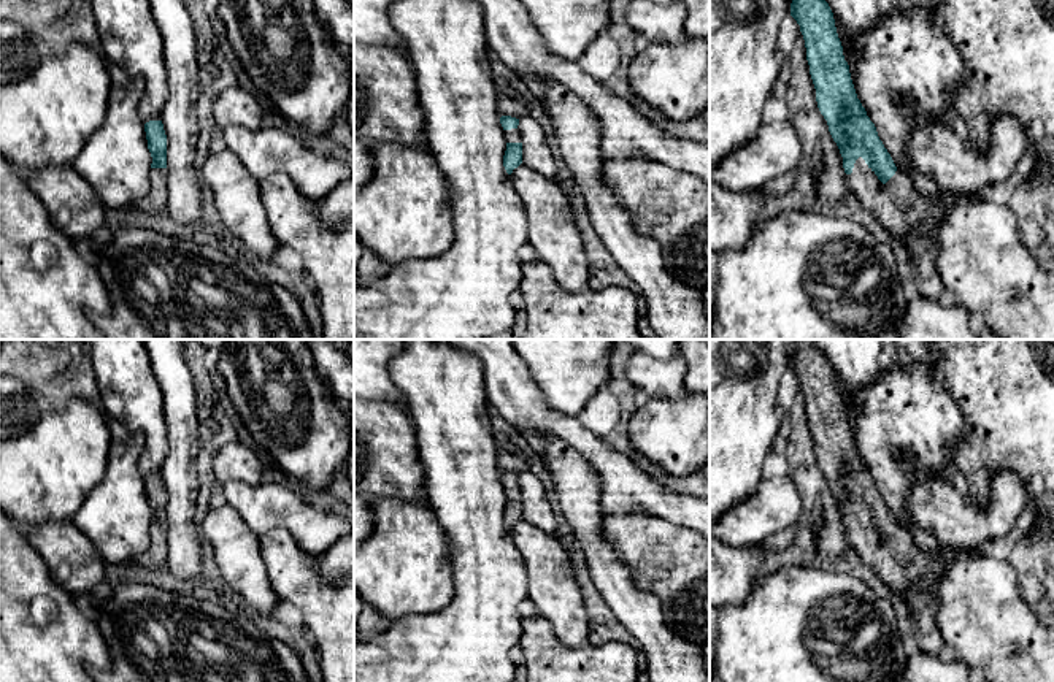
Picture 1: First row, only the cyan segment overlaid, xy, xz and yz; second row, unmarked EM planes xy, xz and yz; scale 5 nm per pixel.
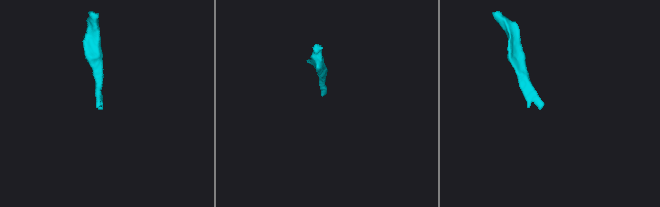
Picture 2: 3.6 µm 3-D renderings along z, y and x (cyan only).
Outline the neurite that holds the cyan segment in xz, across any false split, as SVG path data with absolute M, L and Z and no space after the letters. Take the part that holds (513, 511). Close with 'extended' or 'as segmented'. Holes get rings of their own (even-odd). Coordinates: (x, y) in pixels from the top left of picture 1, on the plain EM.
M502 471L500 479L505 485L505 493L508 496L503 511L503 522L506 528L511 530L513 525L522 519L522 498L517 484L519 474L511 471Z | extended

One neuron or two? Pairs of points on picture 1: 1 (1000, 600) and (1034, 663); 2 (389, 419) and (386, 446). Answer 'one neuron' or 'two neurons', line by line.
1: one neuron
2: one neuron

